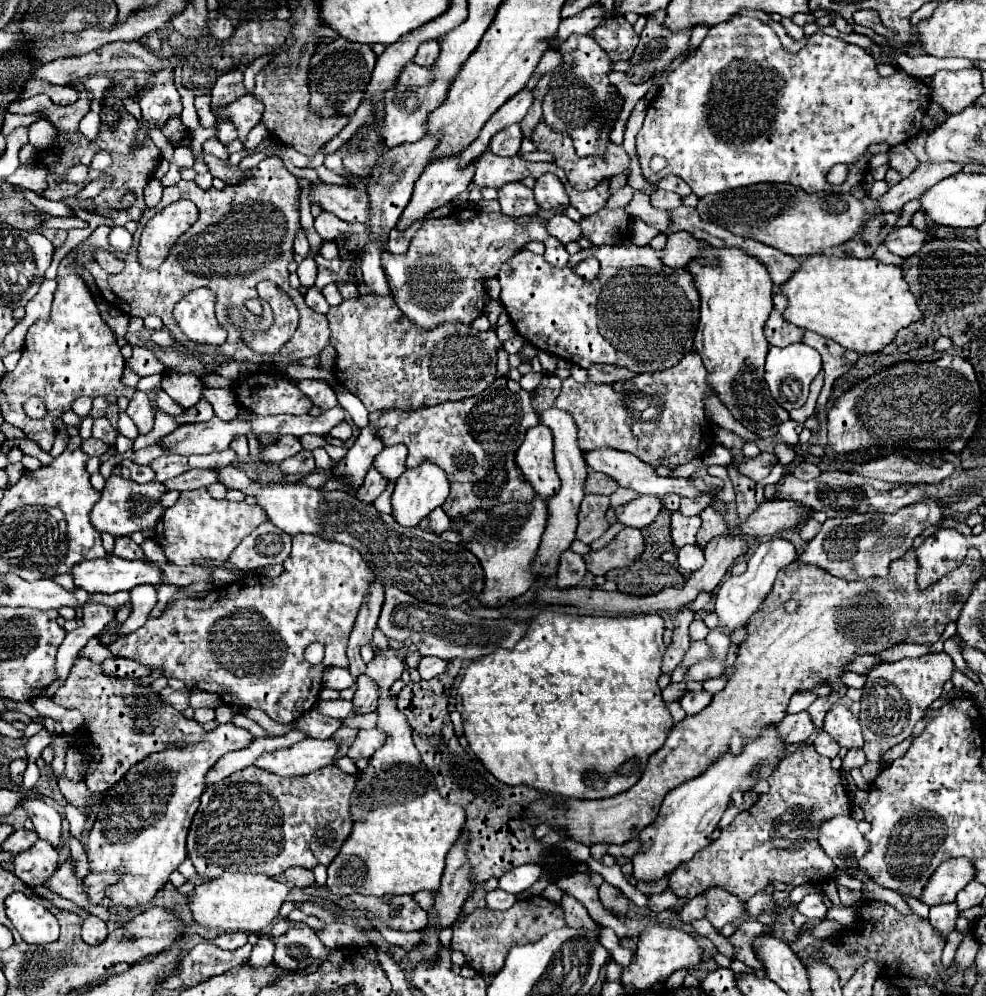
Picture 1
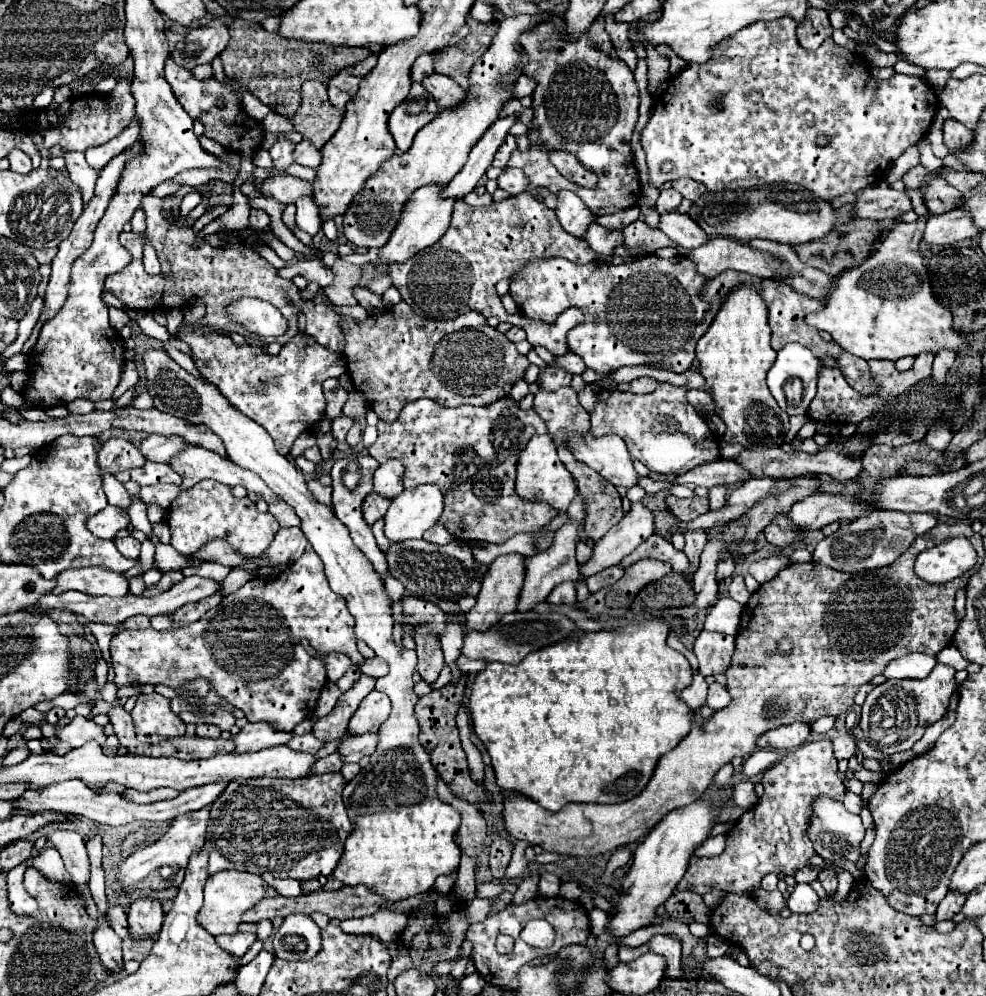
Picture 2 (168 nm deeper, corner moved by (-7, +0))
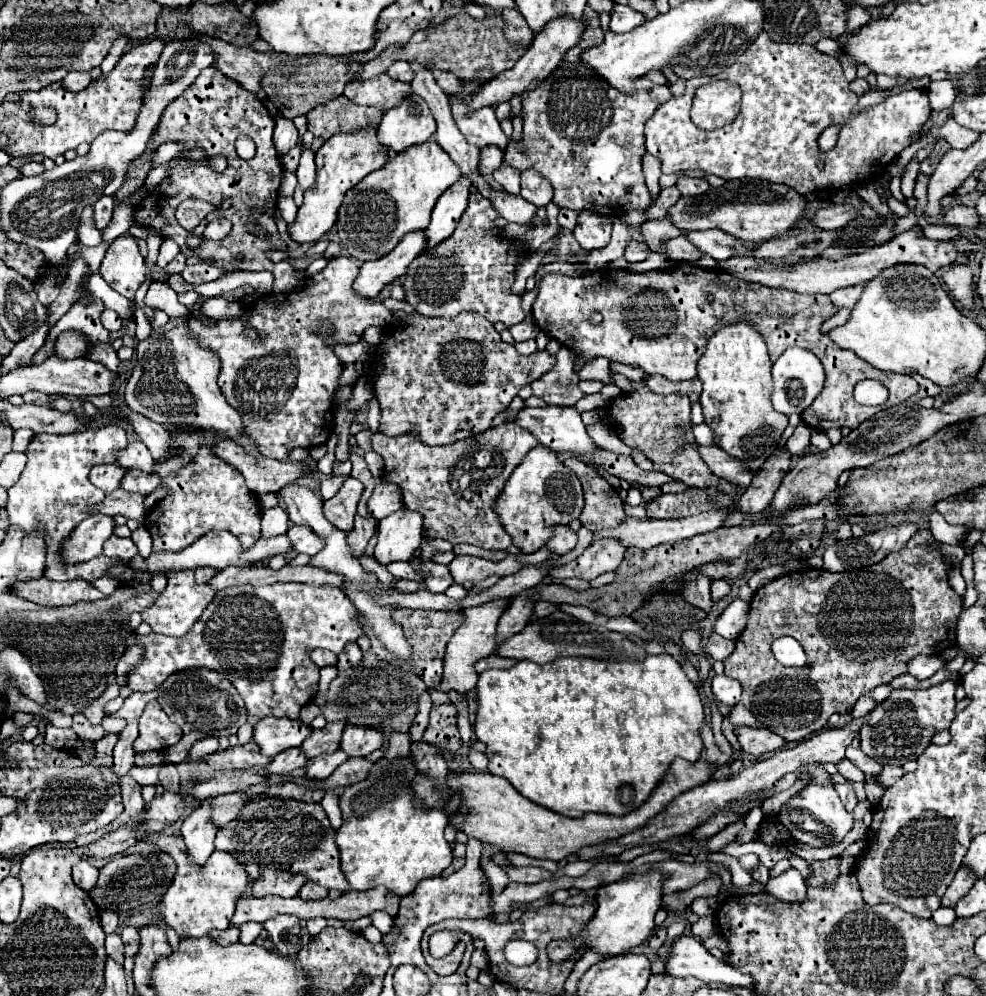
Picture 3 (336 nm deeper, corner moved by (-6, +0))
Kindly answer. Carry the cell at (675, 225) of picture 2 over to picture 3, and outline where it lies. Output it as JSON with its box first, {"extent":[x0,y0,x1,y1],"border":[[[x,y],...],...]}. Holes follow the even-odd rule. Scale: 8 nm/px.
{"extent":[684,230,750,262],"border":[[[710,230],[710,232],[686,232],[684,234],[696,248],[712,256],[714,260],[722,262],[728,260],[730,256],[742,256],[742,252],[750,252],[742,240],[734,240],[734,236],[726,236],[726,232]]]}

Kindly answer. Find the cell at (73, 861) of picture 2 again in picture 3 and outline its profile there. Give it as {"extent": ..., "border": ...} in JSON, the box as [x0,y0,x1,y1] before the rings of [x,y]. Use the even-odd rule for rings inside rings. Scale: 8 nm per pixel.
{"extent":[72,860,98,890],"border":[[[86,860],[78,862],[72,870],[72,876],[74,876],[74,884],[82,890],[92,890],[96,886],[96,880],[98,880],[98,870],[94,866],[90,866]]]}

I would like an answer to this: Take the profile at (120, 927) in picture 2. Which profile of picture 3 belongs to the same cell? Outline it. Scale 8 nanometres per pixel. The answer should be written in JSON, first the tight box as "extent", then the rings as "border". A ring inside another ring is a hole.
{"extent":[120,926,140,958],"border":[[[124,926],[122,930],[120,930],[120,936],[122,936],[122,942],[124,942],[124,954],[126,954],[126,958],[132,958],[132,956],[136,956],[138,954],[138,944],[140,944],[140,934],[138,934],[138,930],[136,928],[132,928],[132,926]]]}

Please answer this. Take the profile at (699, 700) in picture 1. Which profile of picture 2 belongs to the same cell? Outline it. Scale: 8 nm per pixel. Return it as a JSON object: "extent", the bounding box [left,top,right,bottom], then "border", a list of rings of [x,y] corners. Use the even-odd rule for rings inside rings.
{"extent":[705,682,731,710],"border":[[[711,682],[711,684],[709,684],[709,694],[707,694],[705,704],[707,704],[709,708],[713,708],[713,710],[721,710],[721,708],[725,708],[729,702],[731,702],[729,692],[727,692],[721,684]]]}

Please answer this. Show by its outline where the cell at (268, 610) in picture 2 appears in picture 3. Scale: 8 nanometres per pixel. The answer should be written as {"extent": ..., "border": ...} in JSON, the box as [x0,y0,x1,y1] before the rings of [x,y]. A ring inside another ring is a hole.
{"extent":[126,584,362,718],"border":[[[270,584],[262,588],[232,588],[222,590],[214,596],[214,600],[206,606],[206,612],[202,612],[202,620],[190,628],[190,632],[182,638],[170,638],[162,634],[148,634],[138,636],[132,634],[126,644],[140,642],[146,648],[144,660],[140,666],[128,676],[128,686],[136,692],[150,692],[156,690],[166,676],[174,674],[176,670],[192,668],[192,666],[206,666],[220,674],[224,674],[240,692],[240,696],[246,702],[248,714],[254,714],[258,718],[266,716],[288,716],[298,718],[300,708],[306,706],[312,696],[318,692],[318,666],[310,660],[310,652],[314,648],[325,648],[335,651],[338,655],[348,642],[356,642],[356,638],[362,634],[362,628],[358,626],[354,618],[354,604],[346,600],[346,594],[338,588],[314,588],[308,584]]]}

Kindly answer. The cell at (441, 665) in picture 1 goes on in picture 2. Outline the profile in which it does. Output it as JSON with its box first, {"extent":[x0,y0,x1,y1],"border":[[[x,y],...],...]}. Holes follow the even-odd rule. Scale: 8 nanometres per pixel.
{"extent":[455,656,487,674],"border":[[[459,656],[455,664],[459,666],[459,670],[461,670],[463,674],[481,672],[481,670],[487,666],[487,662],[485,662],[485,660],[469,660],[469,658],[465,658],[465,656]]]}

